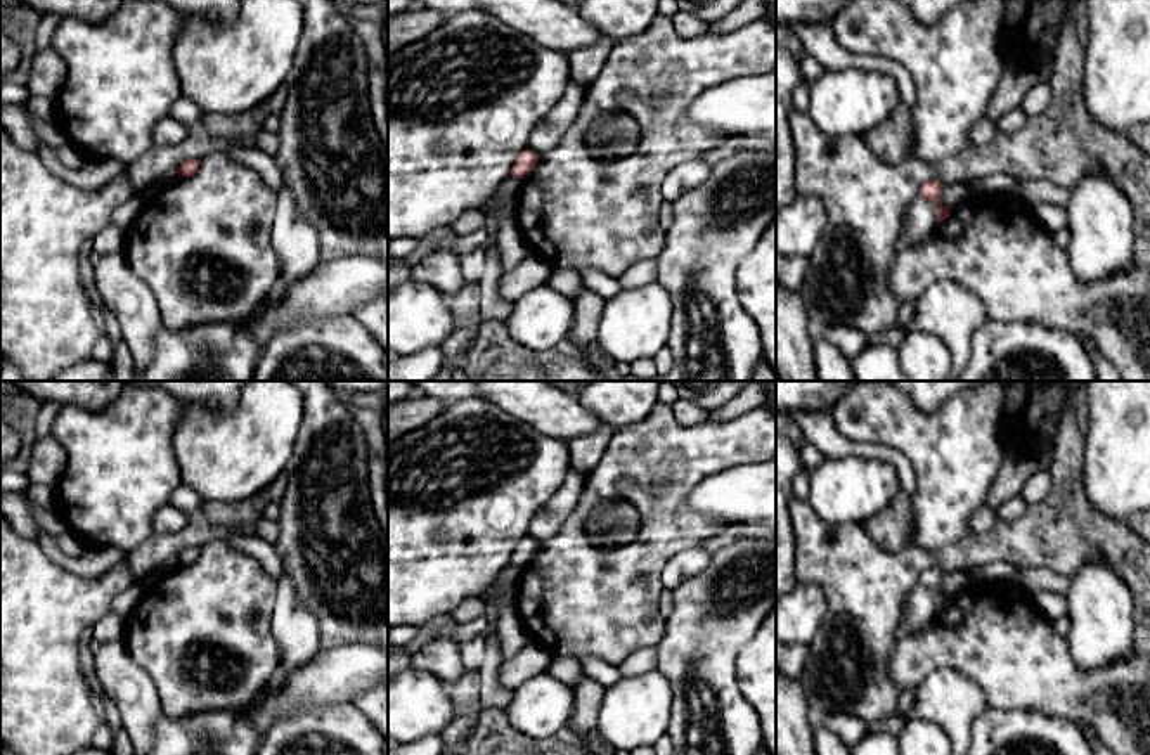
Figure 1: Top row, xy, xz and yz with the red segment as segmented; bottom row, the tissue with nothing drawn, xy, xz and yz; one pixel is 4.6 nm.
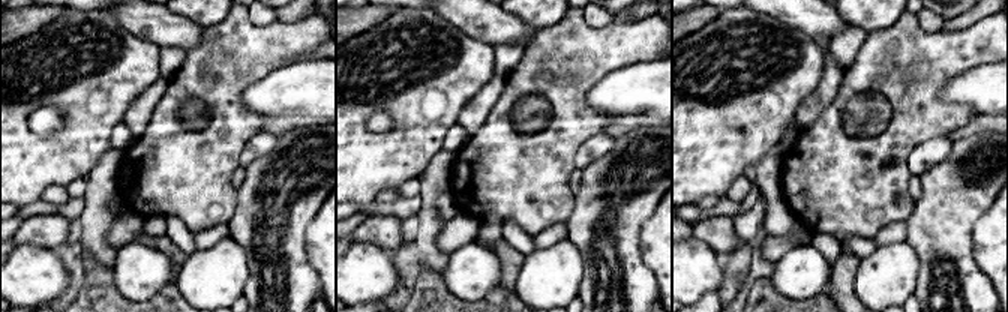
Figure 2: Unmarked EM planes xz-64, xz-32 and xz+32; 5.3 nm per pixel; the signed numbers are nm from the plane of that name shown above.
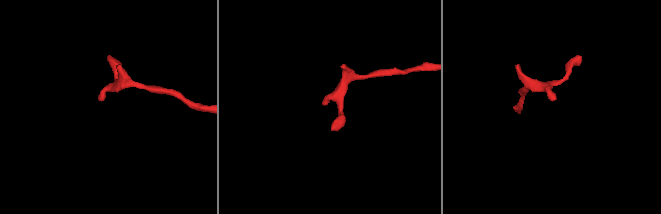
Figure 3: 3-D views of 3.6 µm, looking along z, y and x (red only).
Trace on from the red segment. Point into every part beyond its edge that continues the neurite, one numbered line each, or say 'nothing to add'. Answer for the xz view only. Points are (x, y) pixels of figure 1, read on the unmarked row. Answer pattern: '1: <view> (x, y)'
nothing to add

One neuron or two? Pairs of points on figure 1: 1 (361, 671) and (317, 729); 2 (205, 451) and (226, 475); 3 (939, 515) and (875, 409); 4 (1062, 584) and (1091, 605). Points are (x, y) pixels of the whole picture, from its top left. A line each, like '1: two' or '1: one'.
1: two
2: one
3: one
4: two

